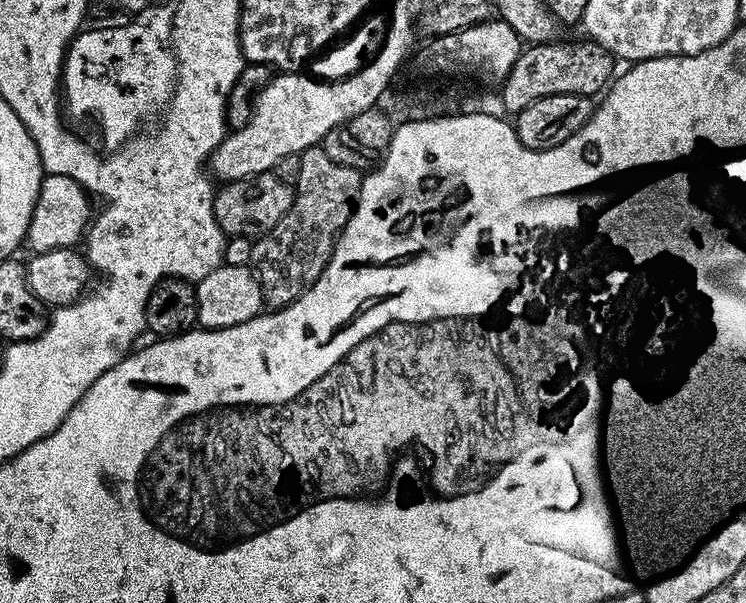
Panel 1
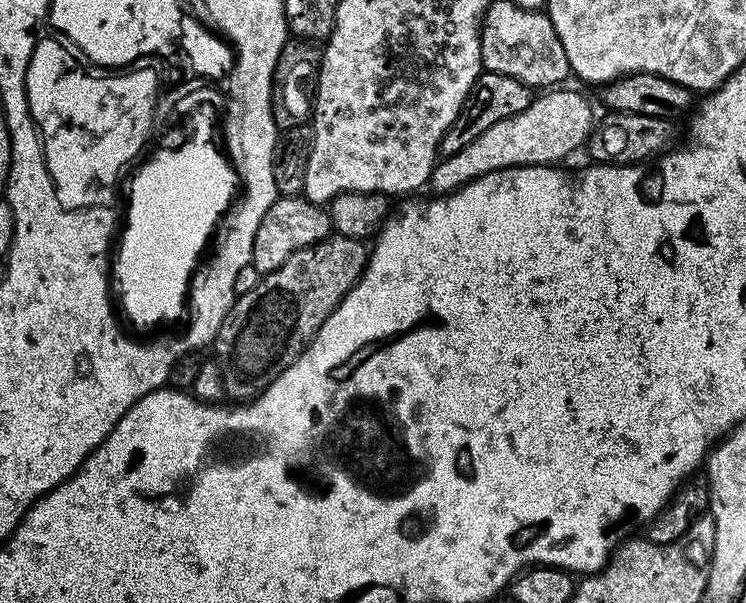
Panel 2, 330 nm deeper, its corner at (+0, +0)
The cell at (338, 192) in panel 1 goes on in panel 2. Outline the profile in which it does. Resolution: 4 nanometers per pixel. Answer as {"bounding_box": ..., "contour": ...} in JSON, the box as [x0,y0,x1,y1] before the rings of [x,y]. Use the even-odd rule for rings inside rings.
{"bounding_box":[214,234,369,401],"contour":[[[329,234],[325,240],[319,240],[312,247],[290,254],[290,258],[286,258],[286,262],[278,266],[278,270],[263,273],[254,290],[237,296],[232,303],[230,314],[226,314],[222,322],[222,330],[218,330],[214,341],[214,360],[223,372],[224,391],[229,397],[233,396],[233,401],[255,400],[269,384],[275,382],[281,372],[285,372],[308,349],[309,342],[318,334],[322,322],[330,318],[342,298],[346,298],[349,290],[360,280],[364,267],[368,264],[369,255],[365,241]]]}

